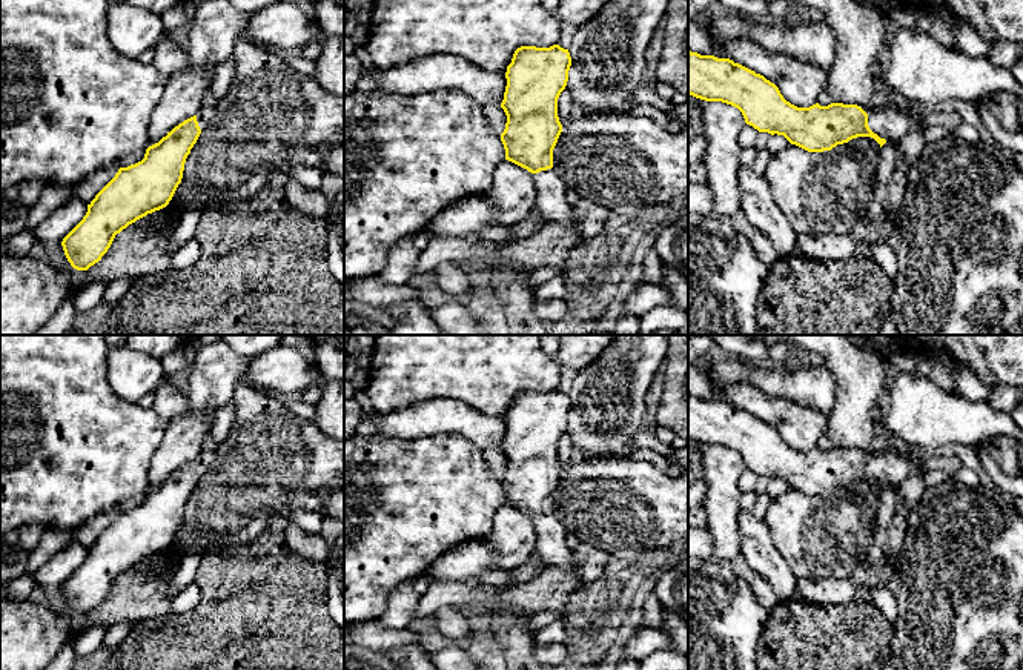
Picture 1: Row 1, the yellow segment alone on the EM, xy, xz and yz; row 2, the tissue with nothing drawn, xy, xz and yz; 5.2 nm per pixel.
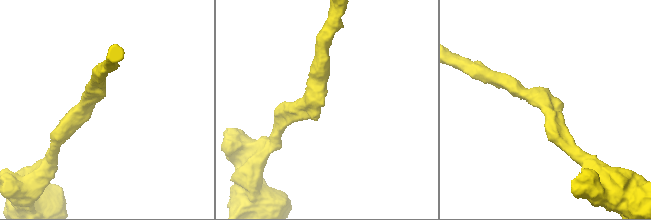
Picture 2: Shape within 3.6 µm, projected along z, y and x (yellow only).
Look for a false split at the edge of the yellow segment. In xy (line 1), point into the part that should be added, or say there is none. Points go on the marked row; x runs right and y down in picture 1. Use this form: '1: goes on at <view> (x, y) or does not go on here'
1: goes on at xy (206, 112)

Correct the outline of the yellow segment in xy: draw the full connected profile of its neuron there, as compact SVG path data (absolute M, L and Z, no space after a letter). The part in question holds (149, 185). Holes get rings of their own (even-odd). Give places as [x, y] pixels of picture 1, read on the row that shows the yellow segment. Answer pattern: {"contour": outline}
{"contour": "M204 104L197 115L184 120L158 143L149 146L141 161L118 169L88 204L83 220L61 241L65 255L74 269L88 270L108 252L117 234L169 204L181 183L186 158L212 117L214 104Z"}

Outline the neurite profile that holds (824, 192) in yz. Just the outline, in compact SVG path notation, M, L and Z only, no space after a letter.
M857 137L823 152L808 152L790 143L771 155L765 178L796 235L846 235L868 211L879 163L880 144L871 137Z

